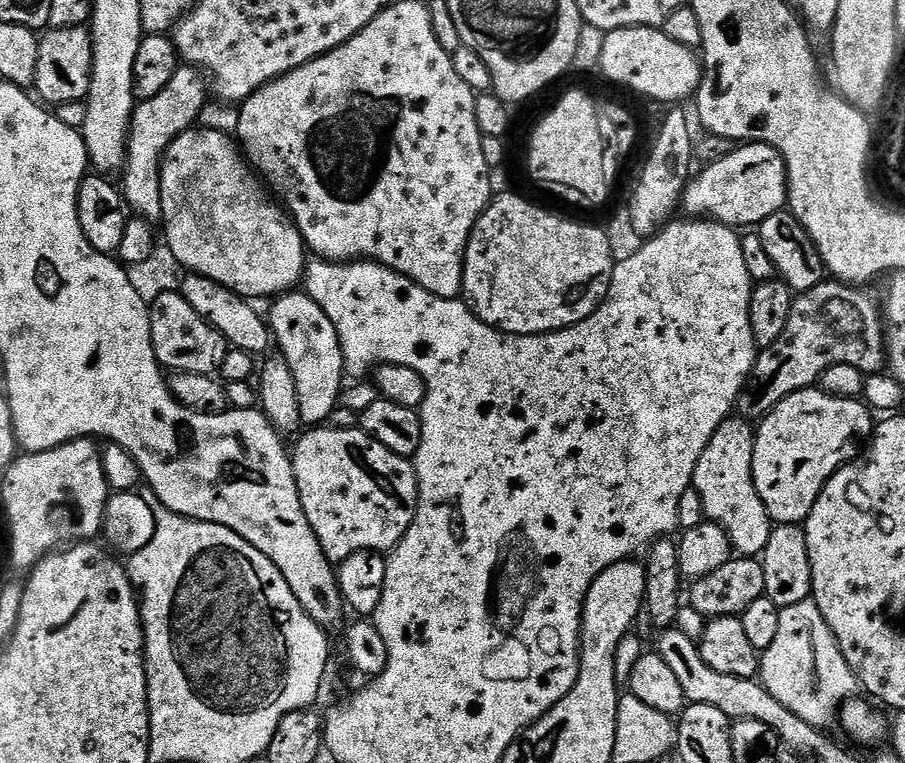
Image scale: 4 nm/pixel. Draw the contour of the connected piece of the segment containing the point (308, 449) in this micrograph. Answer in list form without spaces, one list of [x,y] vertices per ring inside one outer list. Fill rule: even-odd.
[[[312,426],[308,433],[301,438],[296,444],[296,449],[291,449],[290,459],[292,461],[292,473],[296,479],[296,489],[300,495],[302,502],[302,510],[306,514],[306,518],[310,522],[310,526],[314,530],[314,534],[322,550],[324,556],[329,562],[339,562],[350,558],[355,552],[375,552],[377,554],[387,553],[395,548],[396,543],[400,541],[406,534],[406,530],[412,524],[413,518],[416,516],[416,505],[420,496],[420,491],[416,486],[416,470],[413,461],[406,456],[399,456],[390,450],[386,450],[386,446],[382,446],[378,441],[372,439],[363,432],[352,428],[324,428],[328,426]]]

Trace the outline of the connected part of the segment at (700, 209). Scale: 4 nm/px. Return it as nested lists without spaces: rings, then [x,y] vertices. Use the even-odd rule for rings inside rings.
[[[750,144],[736,146],[733,152],[725,154],[721,160],[716,160],[701,176],[696,176],[687,181],[682,193],[682,204],[692,218],[707,218],[717,224],[724,224],[730,229],[741,230],[749,226],[759,226],[766,218],[775,212],[781,211],[788,202],[788,174],[784,171],[784,160],[776,149],[768,144]]]

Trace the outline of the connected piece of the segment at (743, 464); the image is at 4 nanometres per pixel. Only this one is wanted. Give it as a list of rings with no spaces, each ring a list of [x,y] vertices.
[[[721,426],[719,430],[712,435],[706,450],[702,450],[702,458],[698,458],[698,466],[692,475],[692,488],[698,494],[701,506],[704,508],[703,515],[711,523],[716,524],[728,536],[733,549],[741,557],[756,558],[761,555],[770,538],[774,522],[768,516],[766,506],[758,494],[758,490],[752,481],[752,442],[754,432],[751,427],[740,428],[735,432],[729,426]]]

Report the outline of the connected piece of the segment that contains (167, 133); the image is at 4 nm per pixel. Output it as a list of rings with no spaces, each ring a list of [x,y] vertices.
[[[177,67],[174,78],[162,90],[162,94],[154,94],[154,98],[139,101],[132,114],[132,124],[128,129],[128,154],[126,157],[126,171],[123,173],[122,195],[126,200],[132,196],[132,201],[127,207],[137,217],[141,212],[146,212],[144,218],[149,225],[156,226],[164,219],[162,198],[160,197],[160,166],[164,153],[176,140],[177,136],[187,132],[200,119],[200,111],[204,108],[206,97],[204,88],[196,81],[197,73],[191,67]]]

